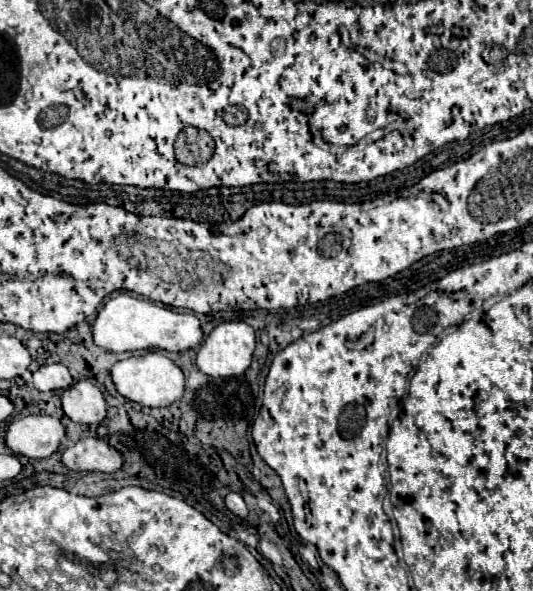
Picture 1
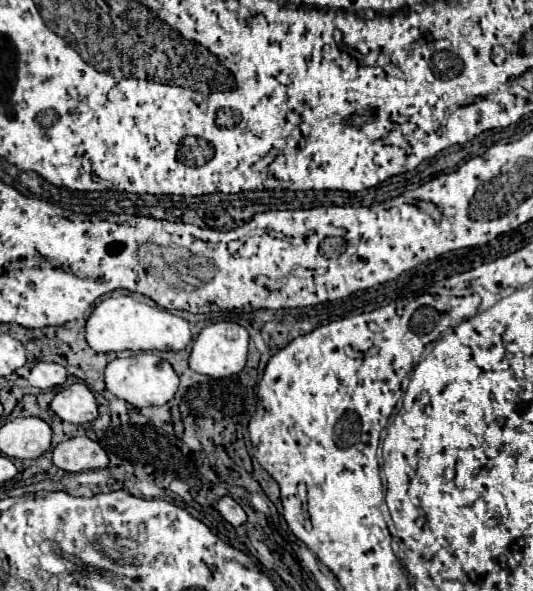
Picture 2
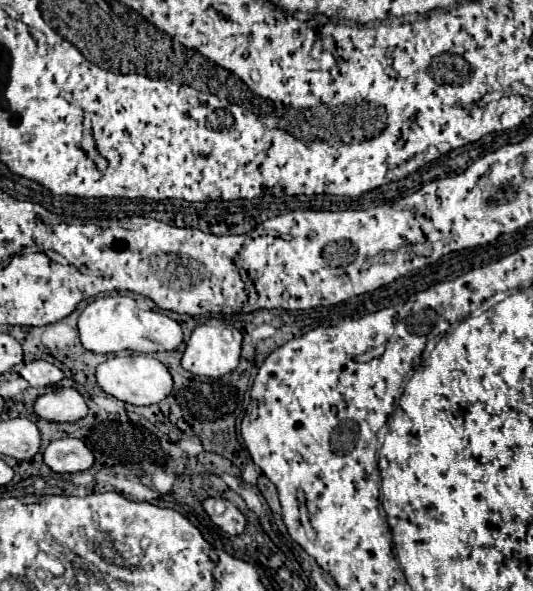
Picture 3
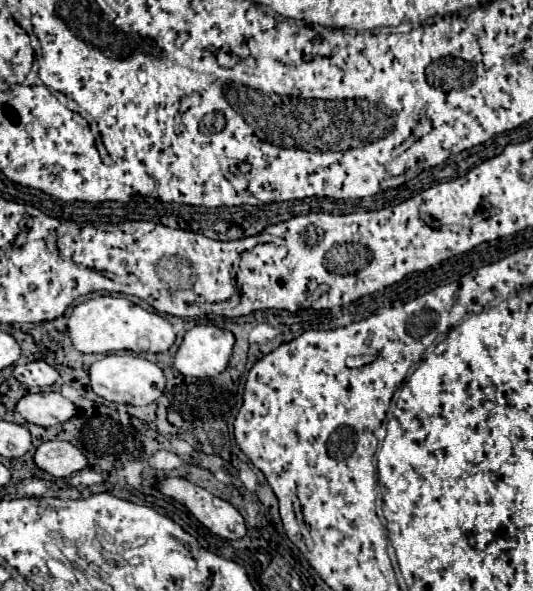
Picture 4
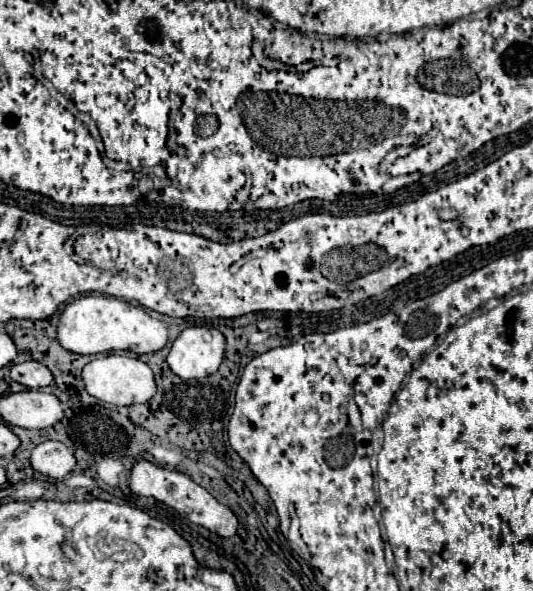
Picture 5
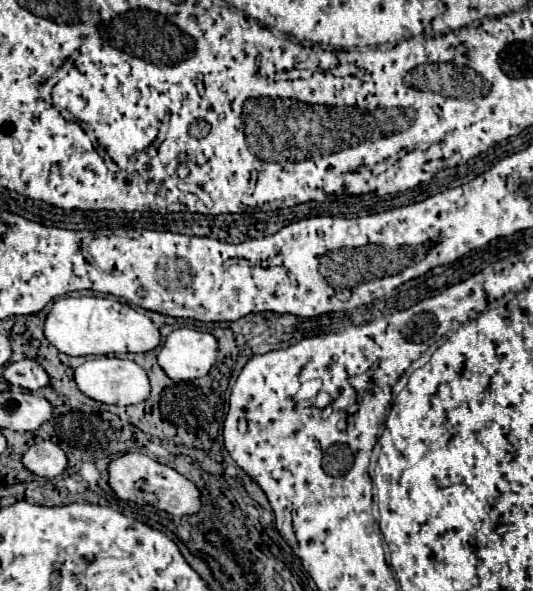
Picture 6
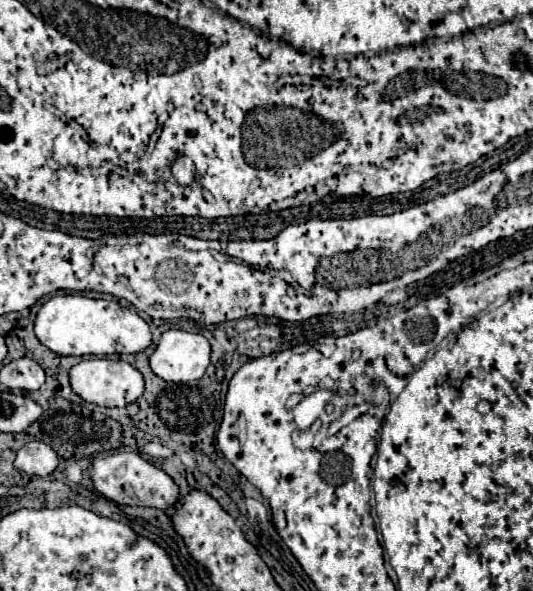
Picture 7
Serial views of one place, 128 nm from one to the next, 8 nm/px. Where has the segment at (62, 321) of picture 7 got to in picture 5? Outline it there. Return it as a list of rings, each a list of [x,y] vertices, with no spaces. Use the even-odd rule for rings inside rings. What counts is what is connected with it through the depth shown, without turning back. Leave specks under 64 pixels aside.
[[[82,296],[70,302],[58,324],[58,342],[74,354],[104,354],[112,350],[130,350],[134,354],[158,352],[168,342],[168,326],[152,318],[144,308],[132,306],[114,296]]]

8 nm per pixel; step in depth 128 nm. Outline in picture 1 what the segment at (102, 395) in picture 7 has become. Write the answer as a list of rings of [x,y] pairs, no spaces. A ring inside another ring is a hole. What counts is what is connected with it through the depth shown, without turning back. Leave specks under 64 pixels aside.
[[[148,352],[144,356],[134,356],[120,360],[112,368],[112,380],[116,390],[140,406],[170,406],[184,396],[184,374],[182,370],[164,354]]]

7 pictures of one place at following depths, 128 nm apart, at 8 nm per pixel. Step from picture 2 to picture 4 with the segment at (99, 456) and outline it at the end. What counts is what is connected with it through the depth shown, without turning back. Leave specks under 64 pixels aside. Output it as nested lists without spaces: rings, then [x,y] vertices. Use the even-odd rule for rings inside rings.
[[[52,440],[38,446],[34,454],[34,462],[38,468],[42,468],[44,472],[56,478],[72,476],[74,472],[88,466],[86,456],[74,444],[62,440]]]

